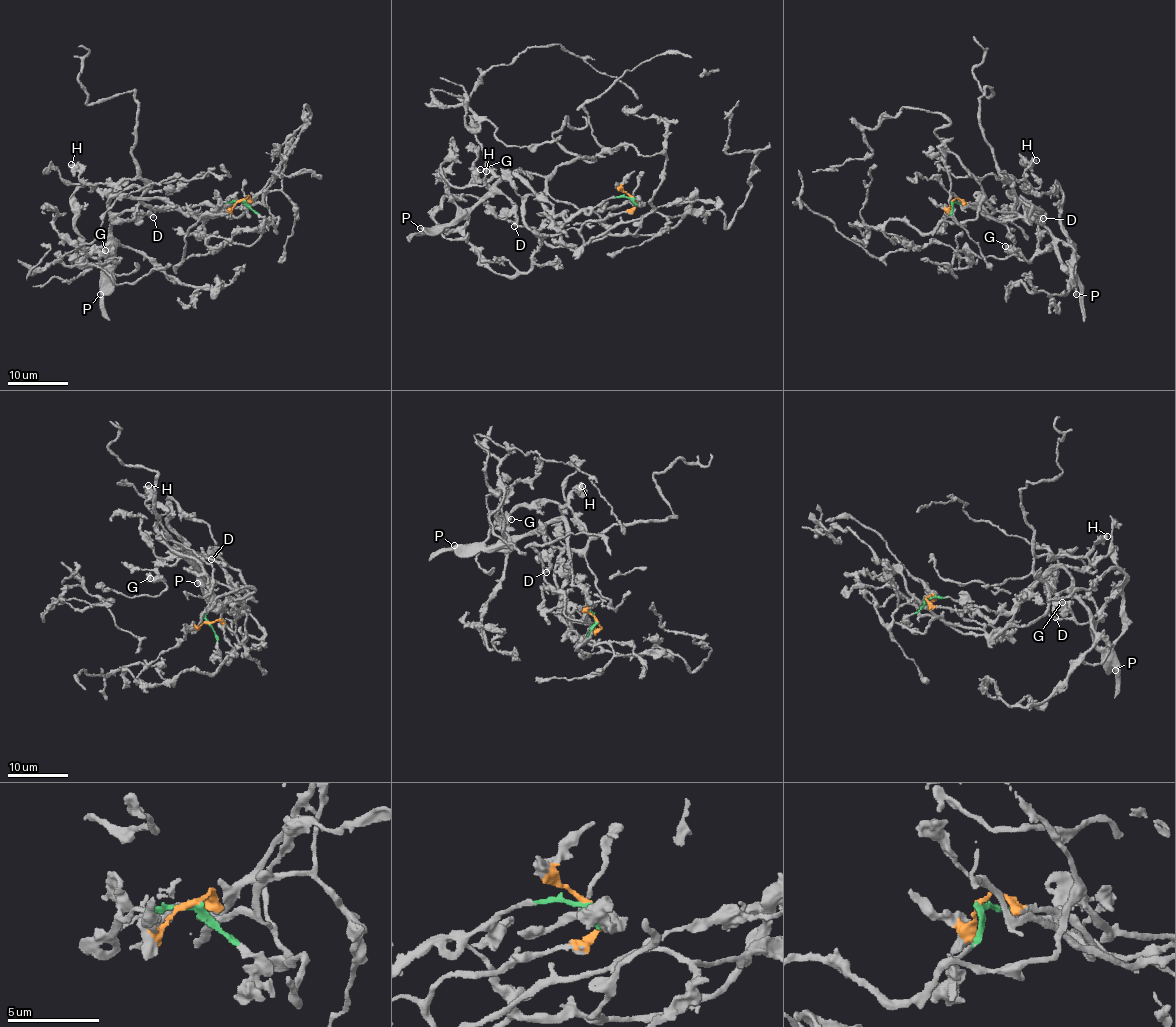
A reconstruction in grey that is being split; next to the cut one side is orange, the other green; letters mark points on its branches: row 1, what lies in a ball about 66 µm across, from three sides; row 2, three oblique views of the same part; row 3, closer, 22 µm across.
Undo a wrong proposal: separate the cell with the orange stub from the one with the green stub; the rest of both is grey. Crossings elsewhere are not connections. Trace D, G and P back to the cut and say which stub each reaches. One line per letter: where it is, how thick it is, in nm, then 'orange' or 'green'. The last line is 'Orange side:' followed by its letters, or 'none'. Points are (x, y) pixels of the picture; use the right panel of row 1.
D: place (1043, 218); calibre 360 nm; green
G: place (1005, 246); calibre 480 nm; green
P: place (1076, 294); calibre 380 nm; green
Orange side: none

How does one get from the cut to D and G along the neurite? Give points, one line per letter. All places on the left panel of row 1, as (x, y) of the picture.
D: (243, 201), (223, 202), (202, 218), (161, 199), (112, 197), (113, 212), (140, 210), (153, 217)
G: (243, 201), (223, 202), (202, 218), (161, 199), (112, 197), (108, 242), (87, 260), (102, 265), (105, 250)

